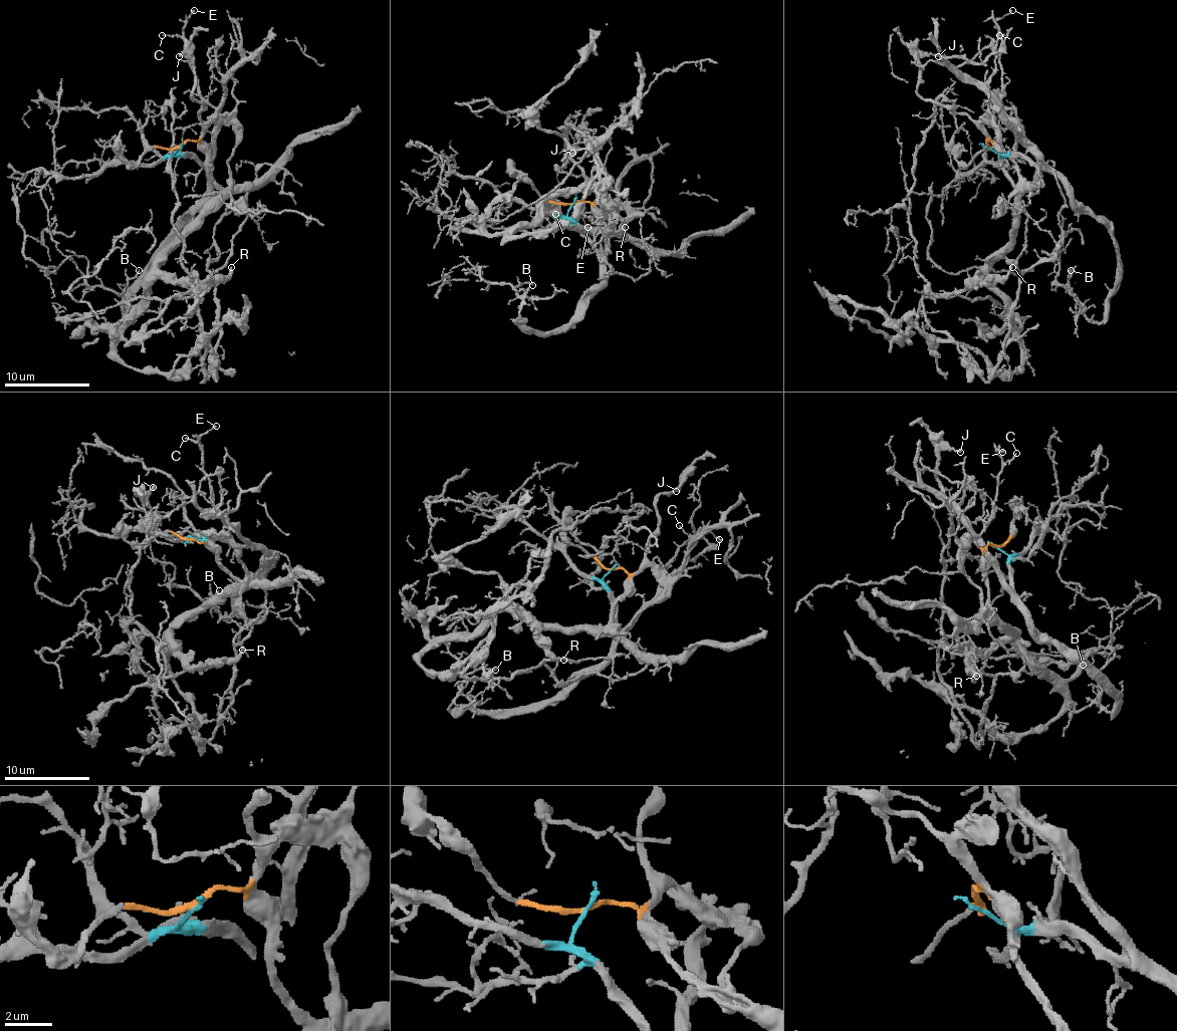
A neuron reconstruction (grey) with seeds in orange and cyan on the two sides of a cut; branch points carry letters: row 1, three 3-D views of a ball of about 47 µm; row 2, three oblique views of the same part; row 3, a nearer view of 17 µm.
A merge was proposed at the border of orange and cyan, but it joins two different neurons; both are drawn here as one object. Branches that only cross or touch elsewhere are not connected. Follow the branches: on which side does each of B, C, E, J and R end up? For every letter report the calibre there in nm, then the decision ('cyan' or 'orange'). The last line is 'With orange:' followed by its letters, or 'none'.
B: 150 nm | cyan
C: 140 nm | cyan
E: 160 nm | cyan
J: 220 nm | orange
R: 200 nm | orange
With orange: J, R

